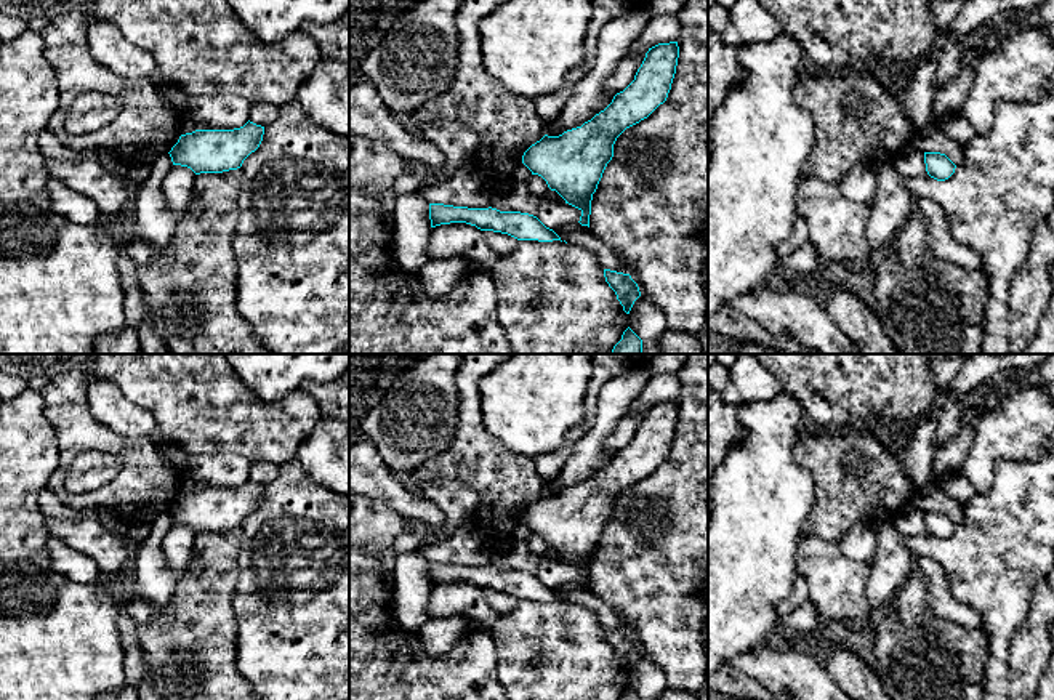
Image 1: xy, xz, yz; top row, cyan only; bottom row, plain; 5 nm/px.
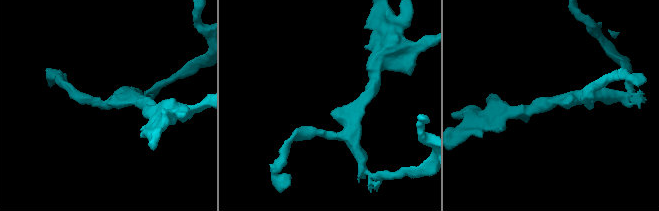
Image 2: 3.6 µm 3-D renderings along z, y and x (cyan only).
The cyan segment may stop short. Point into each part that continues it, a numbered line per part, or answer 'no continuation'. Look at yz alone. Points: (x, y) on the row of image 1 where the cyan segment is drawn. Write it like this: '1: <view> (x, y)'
no continuation

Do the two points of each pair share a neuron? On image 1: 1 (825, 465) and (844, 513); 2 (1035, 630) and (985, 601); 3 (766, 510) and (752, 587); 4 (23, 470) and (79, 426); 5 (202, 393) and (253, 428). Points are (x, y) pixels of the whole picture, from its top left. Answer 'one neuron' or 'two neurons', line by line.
1: one neuron
2: two neurons
3: one neuron
4: two neurons
5: one neuron

